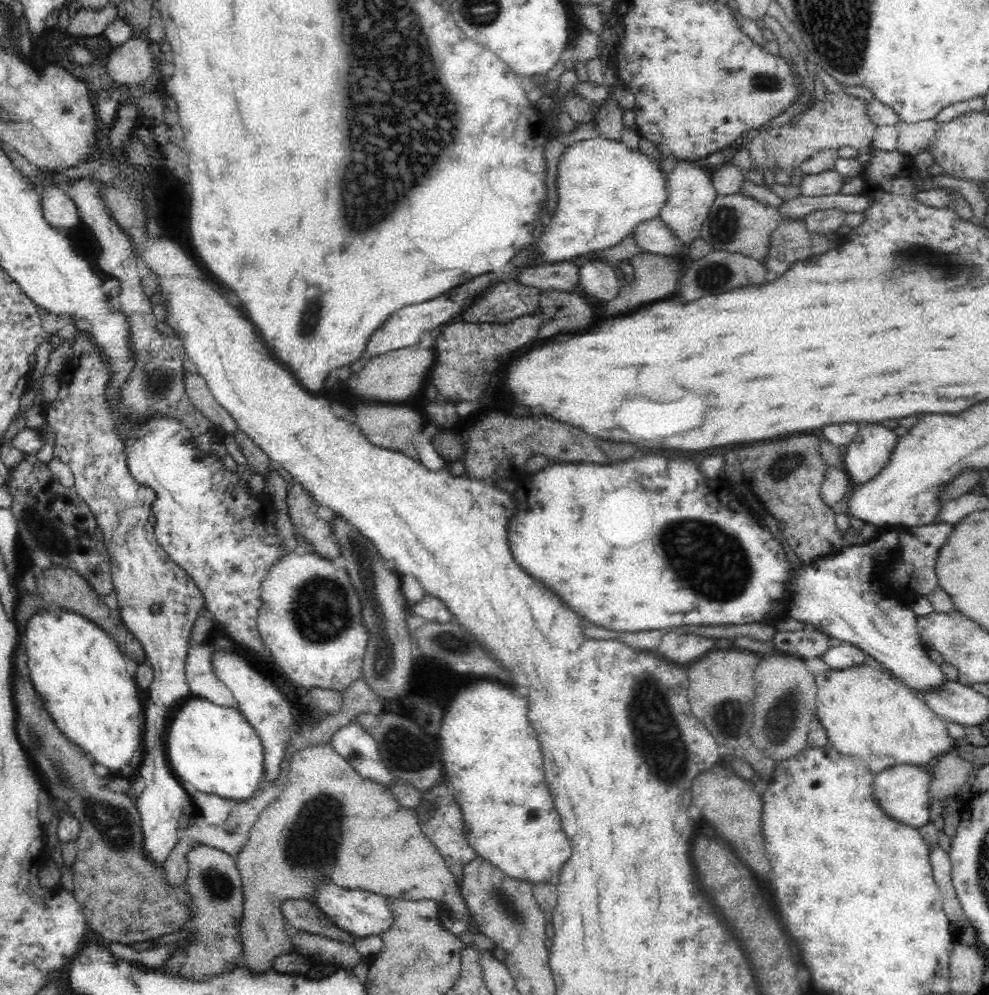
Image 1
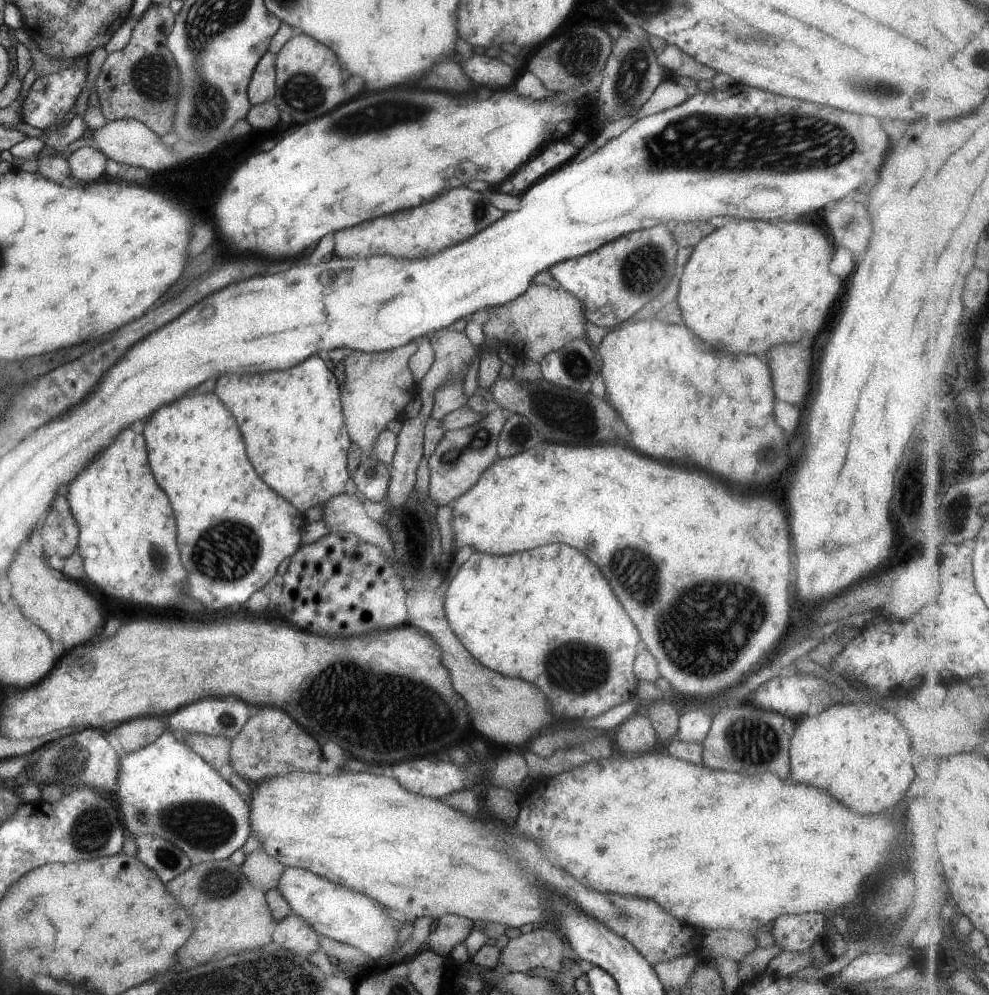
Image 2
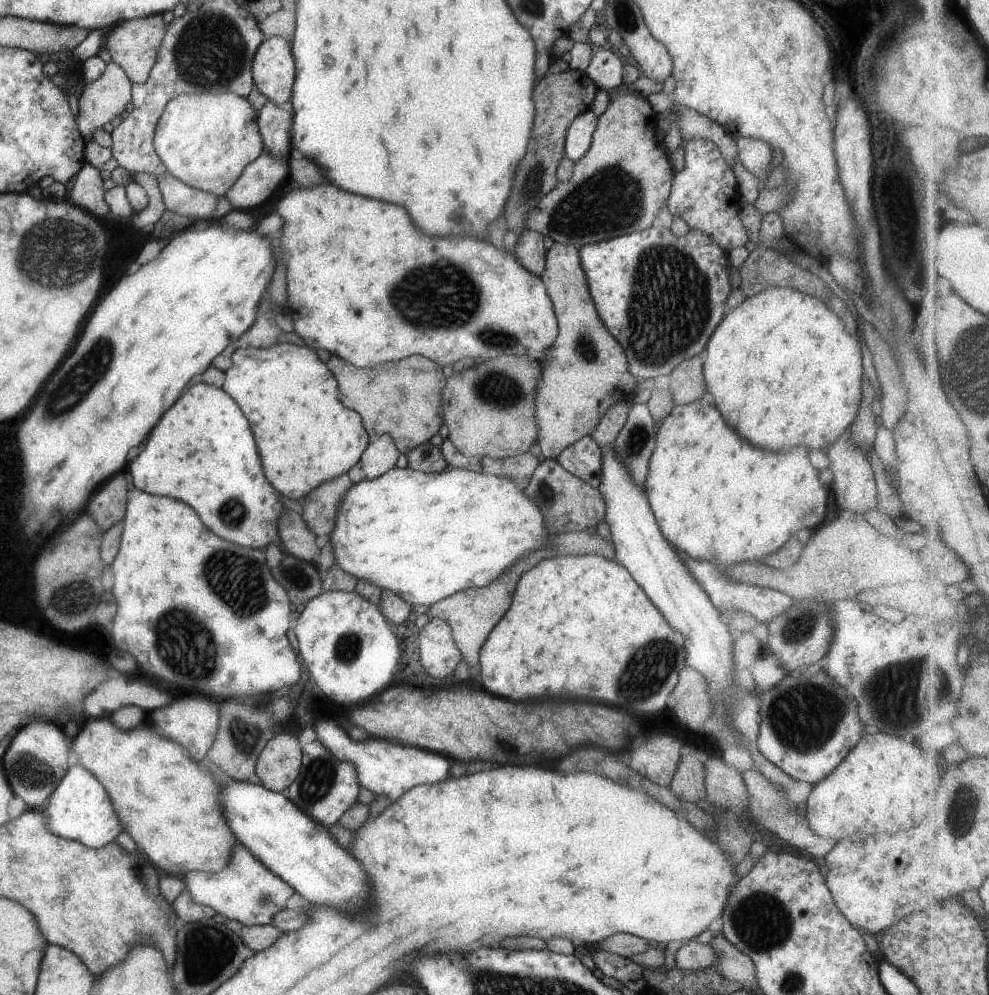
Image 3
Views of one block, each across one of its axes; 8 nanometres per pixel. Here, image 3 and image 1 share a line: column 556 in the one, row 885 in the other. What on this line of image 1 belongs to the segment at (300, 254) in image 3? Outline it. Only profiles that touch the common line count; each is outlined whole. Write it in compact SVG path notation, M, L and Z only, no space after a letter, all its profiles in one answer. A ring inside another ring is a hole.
M334 883L320 884L316 898L310 902L313 902L336 927L358 939L382 935L394 926L394 915L388 907L388 899L362 889L340 889Z

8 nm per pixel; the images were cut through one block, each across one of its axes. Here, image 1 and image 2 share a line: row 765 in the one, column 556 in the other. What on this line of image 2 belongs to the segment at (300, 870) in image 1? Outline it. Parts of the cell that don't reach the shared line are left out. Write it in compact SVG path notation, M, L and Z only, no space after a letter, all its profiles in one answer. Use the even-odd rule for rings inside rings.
M544 284L527 285L517 298L505 304L487 308L487 321L482 324L485 338L502 345L521 348L521 358L540 363L549 352L559 350L567 342L585 340L585 314L581 302L561 288L553 289Z

